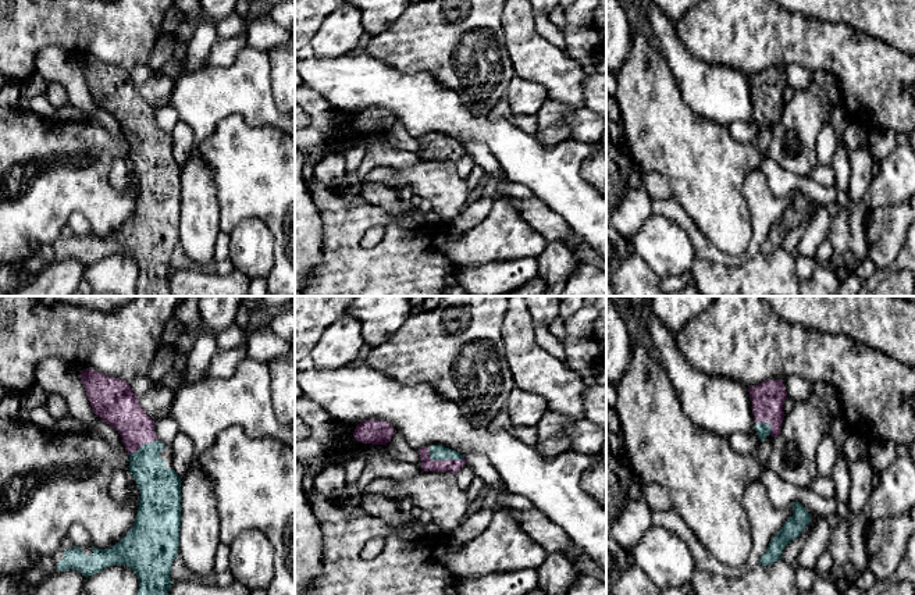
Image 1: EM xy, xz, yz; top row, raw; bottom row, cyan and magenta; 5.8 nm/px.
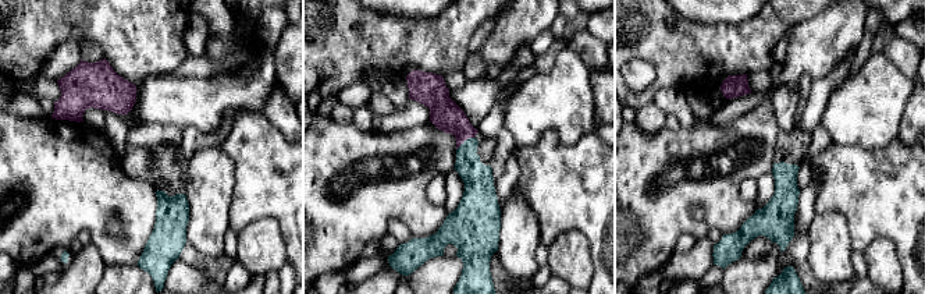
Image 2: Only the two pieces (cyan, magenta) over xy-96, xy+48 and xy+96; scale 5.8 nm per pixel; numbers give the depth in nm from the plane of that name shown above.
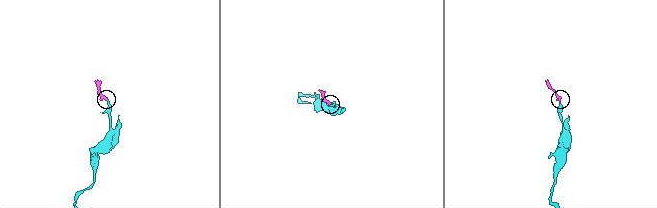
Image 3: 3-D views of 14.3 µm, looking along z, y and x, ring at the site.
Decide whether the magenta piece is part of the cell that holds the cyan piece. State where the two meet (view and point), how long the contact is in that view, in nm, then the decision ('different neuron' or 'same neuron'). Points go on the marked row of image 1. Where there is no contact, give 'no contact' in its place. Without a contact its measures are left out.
meets cyan in xz at (442, 459); contact 220 nm long; same neuron

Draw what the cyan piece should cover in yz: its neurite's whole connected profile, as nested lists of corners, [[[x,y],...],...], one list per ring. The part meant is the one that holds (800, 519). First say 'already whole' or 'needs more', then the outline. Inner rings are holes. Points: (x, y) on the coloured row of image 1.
already whole | [[[800,502],[793,503],[793,516],[783,524],[777,535],[770,541],[766,552],[761,556],[761,566],[770,566],[772,563],[782,560],[782,552],[787,544],[798,538],[800,532],[811,521],[811,514]]]

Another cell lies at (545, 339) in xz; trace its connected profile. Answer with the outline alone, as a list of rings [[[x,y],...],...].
[[[535,324],[535,336],[541,349],[565,363],[563,343],[549,331],[546,325]]]

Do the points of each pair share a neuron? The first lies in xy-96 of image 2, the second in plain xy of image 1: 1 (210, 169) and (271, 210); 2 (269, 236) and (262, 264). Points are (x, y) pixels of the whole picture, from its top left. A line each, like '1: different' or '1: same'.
1: different
2: same

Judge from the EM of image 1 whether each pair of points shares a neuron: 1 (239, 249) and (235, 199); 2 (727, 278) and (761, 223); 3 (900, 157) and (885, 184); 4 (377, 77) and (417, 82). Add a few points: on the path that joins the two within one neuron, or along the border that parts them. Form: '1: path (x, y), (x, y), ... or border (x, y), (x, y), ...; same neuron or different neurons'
1: border (270, 230), (257, 218), (244, 218), (230, 232); different neurons
2: border (759, 253), (739, 264), (714, 264), (702, 260); different neurons
3: path (900, 164), (900, 168), (892, 177); same neuron
4: path (387, 82), (408, 82); same neuron

